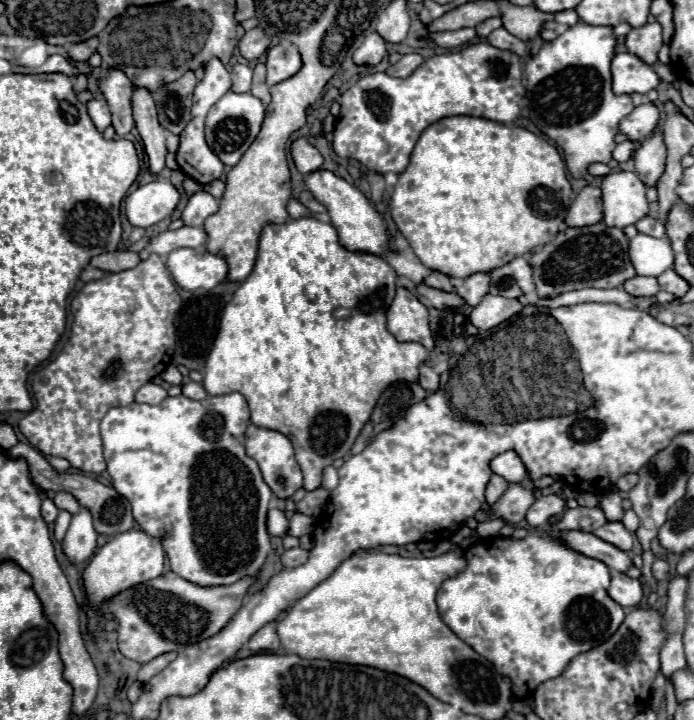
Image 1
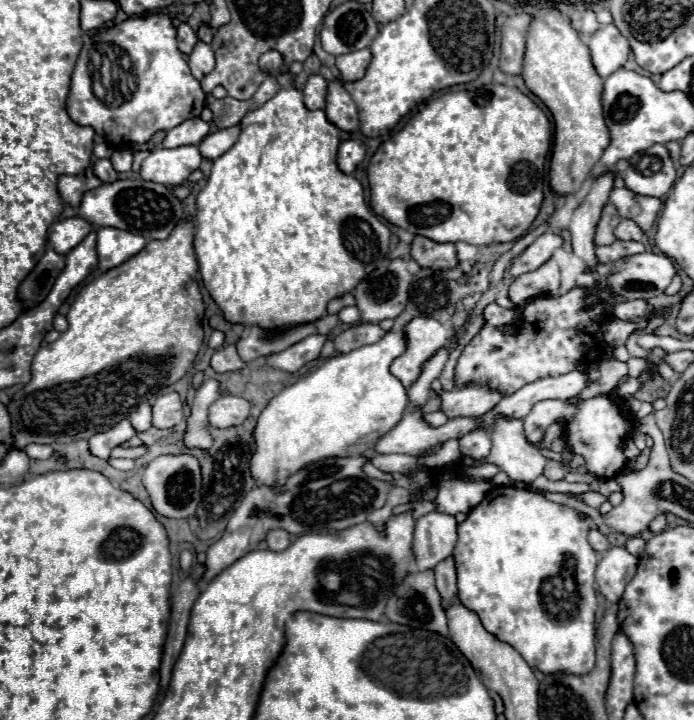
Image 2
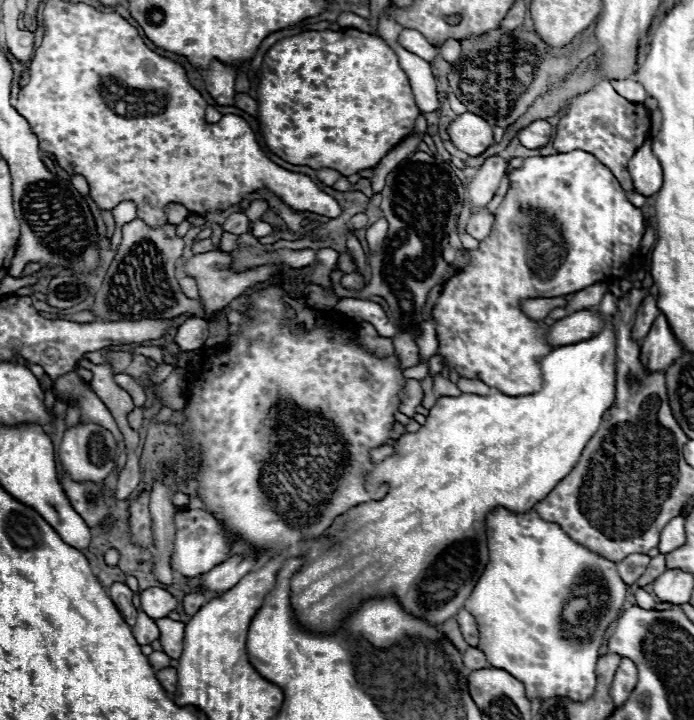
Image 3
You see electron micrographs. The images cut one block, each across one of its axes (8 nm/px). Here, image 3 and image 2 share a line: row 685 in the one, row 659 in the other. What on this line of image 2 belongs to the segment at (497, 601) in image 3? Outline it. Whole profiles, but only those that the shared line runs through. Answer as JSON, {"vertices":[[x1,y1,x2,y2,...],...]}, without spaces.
{"vertices":[[516,486,492,488,488,496,468,512,468,518,458,524,458,544,452,556,460,602,480,616,480,622,492,636,516,648,532,670,584,676,584,672,592,672,594,668,598,608,594,570,600,556,588,544,590,530,592,520,584,518,578,510,550,502,538,492]]}

